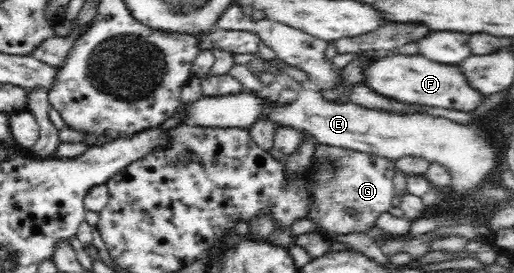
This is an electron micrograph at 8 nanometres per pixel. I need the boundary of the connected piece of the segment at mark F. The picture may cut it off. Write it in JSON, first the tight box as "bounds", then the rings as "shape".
{"bounds":[366,56,484,112],"shape":[[[388,56],[372,61],[366,70],[366,85],[370,89],[396,101],[422,107],[440,107],[462,112],[471,112],[482,105],[484,96],[468,84],[466,76],[458,66],[446,66],[430,62],[424,56]]]}

